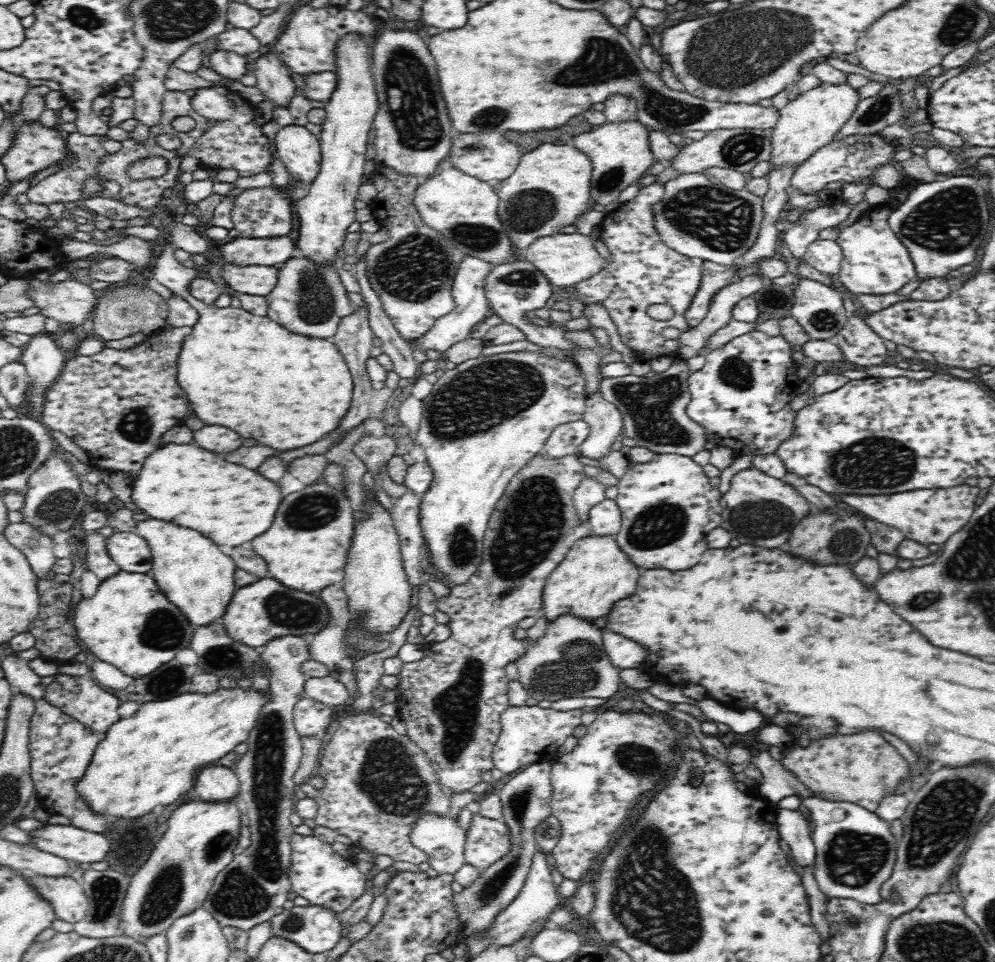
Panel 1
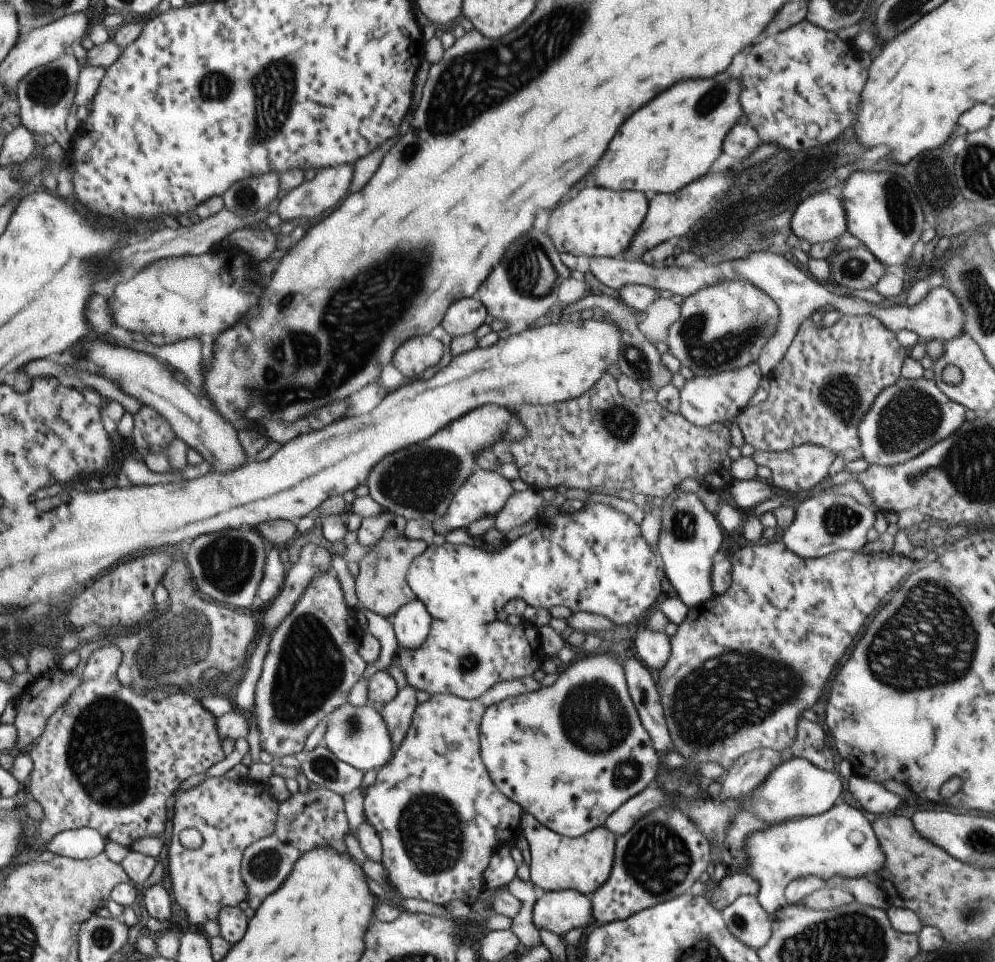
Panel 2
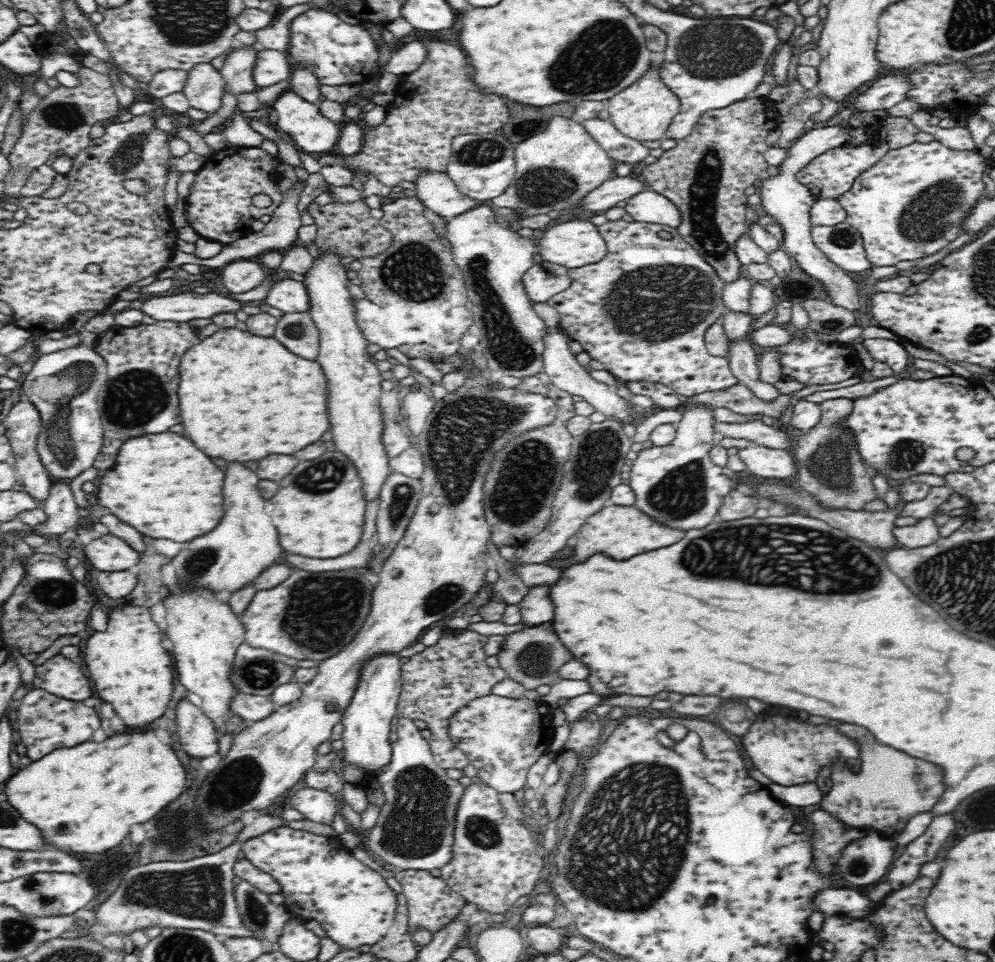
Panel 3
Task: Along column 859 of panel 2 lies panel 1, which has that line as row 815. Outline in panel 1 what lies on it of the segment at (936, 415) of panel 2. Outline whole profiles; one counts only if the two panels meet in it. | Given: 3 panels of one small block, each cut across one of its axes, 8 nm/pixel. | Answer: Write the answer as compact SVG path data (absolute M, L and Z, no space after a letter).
M428 812L422 818L418 818L412 824L412 832L410 833L410 843L424 853L430 867L439 875L448 874L449 876L456 875L456 872L465 866L465 838L465 830L462 829L458 817L452 818L447 814L443 816L433 812Z

